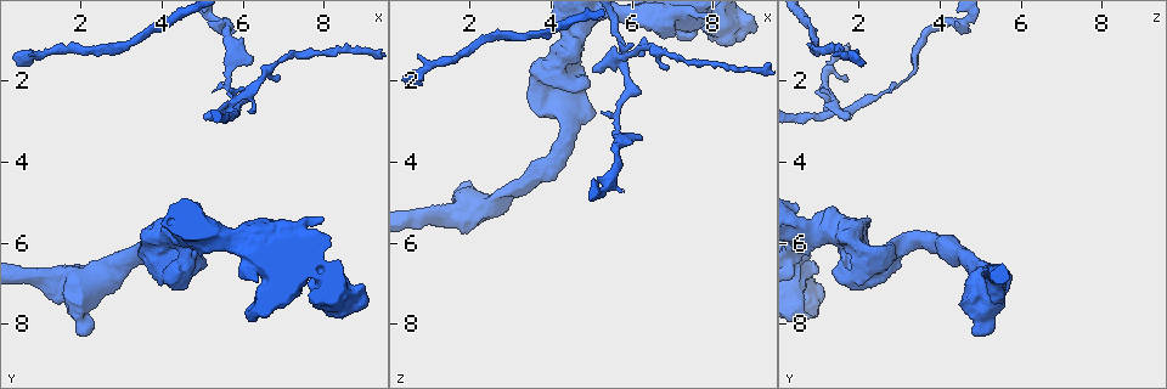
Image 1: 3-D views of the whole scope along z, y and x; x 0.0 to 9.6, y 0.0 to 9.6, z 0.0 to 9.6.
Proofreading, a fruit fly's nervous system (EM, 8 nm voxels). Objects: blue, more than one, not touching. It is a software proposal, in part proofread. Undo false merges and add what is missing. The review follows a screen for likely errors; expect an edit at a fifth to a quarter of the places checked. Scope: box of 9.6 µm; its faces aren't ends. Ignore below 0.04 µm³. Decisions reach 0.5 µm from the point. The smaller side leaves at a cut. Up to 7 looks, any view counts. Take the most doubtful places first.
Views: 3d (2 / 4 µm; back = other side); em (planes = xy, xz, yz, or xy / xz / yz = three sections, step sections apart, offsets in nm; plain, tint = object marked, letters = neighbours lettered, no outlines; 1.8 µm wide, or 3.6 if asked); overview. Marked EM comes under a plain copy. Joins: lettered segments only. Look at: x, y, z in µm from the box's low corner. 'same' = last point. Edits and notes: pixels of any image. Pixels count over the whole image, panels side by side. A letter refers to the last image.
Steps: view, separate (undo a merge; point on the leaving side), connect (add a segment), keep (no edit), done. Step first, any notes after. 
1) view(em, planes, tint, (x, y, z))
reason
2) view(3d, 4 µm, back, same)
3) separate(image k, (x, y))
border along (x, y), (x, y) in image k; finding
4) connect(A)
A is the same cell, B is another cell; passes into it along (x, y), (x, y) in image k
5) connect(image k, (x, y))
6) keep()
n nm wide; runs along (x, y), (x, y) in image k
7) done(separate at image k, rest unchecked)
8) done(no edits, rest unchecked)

view(em, 3.6 µm, xz, step 16, tint, (5.00, 6.40, 2.90))
thick end

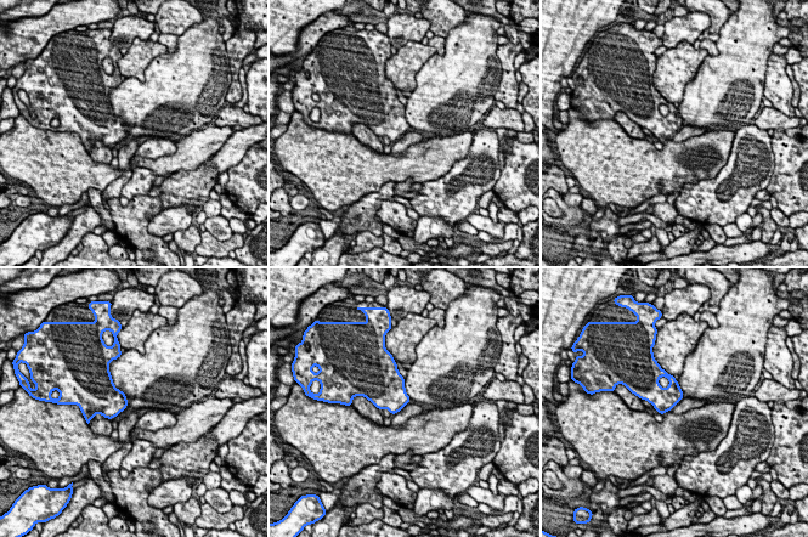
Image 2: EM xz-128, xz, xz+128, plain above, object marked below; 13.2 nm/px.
view(em, 3.6 µm, xz, step 16, letters, same)

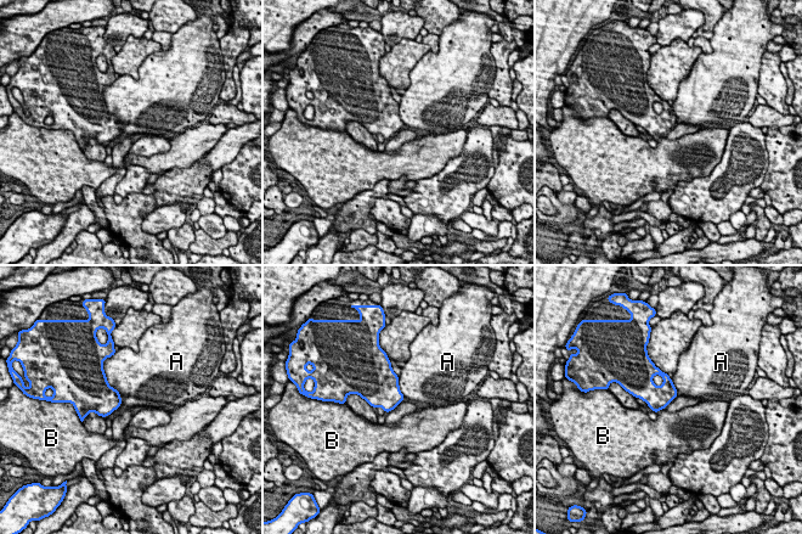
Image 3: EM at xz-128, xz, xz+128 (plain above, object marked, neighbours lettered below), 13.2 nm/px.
keep()
A and B are other cells; border along (102, 369), (120, 398), (109, 415) in image 3; none of them fits

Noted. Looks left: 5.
view(em, xz, step 16, tint, (5.65, 1.45, 3.35))
sudden change in width

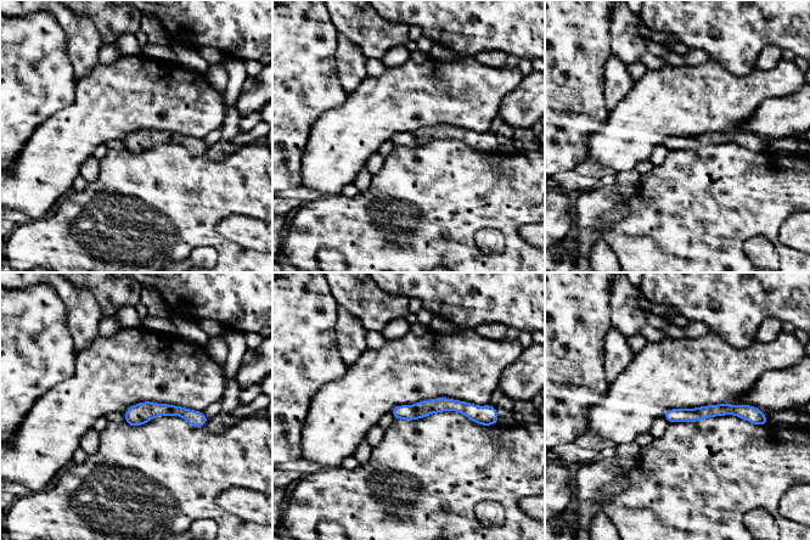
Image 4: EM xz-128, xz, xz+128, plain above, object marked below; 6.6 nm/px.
view(em, planes, letters, same)
cut it another way

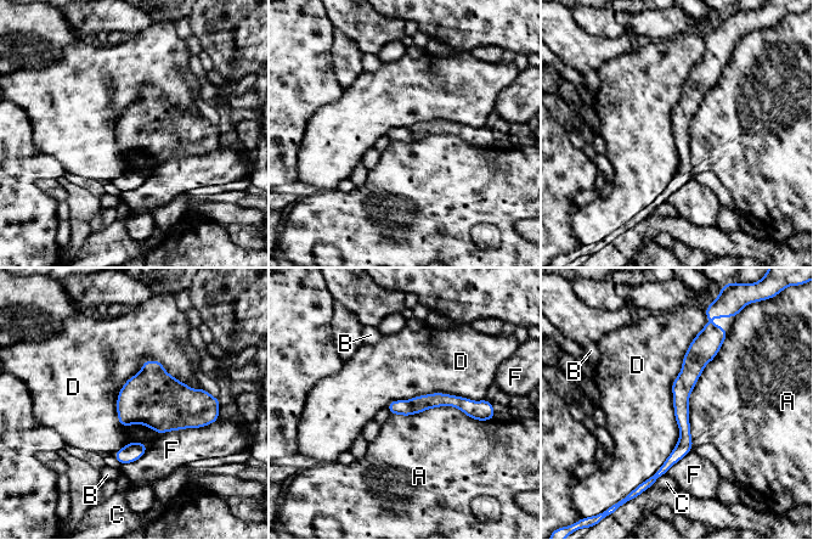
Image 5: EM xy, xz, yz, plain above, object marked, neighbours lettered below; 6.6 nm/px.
keep()
A, B, C, D and F are other cells; border along (202, 387), (146, 360), (117, 421) in image 5; one cell here

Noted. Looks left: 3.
view(3d, 2 µm, (4.25, 5.15, 1.20))
stops while still wide

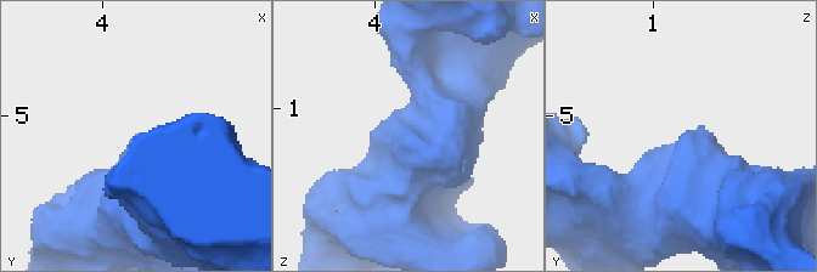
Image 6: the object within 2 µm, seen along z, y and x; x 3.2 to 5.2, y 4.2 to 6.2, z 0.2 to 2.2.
view(em, planes, letters, (4.26, 5.16, 1.22))

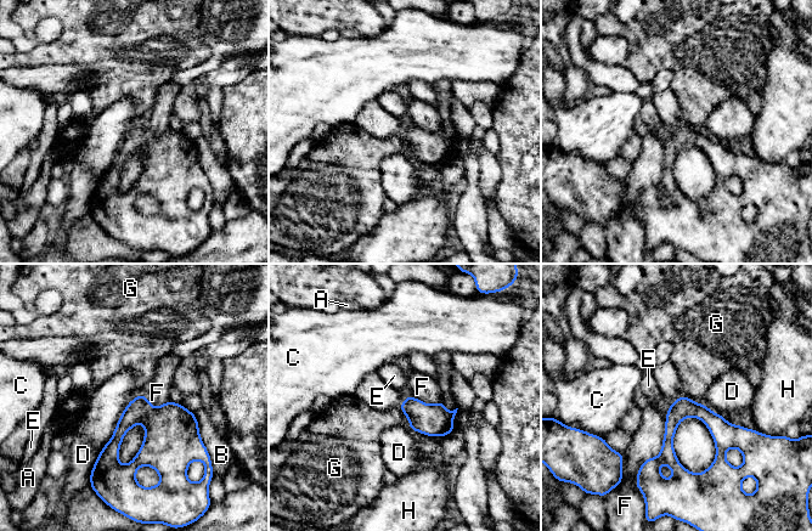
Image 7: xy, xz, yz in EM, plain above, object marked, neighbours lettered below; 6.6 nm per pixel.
keep()
A, B, C, D, E, F, G and H are other cells; runs along (682, 399), (669, 458), (683, 473) in image 7; no lettered segment goes on from it

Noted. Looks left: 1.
done(no edits, rest unchecked)

